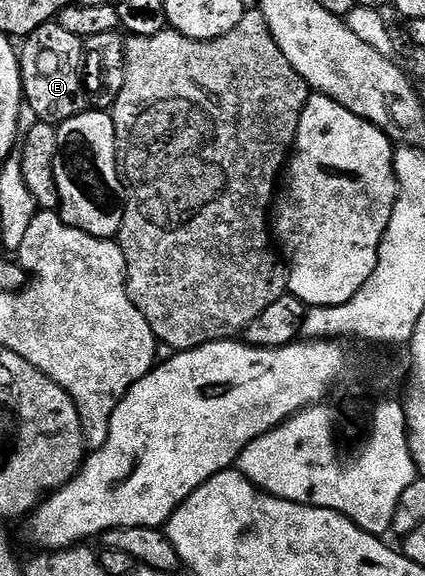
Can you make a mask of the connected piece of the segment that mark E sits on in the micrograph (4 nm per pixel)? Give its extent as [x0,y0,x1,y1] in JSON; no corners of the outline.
[19,22,88,126]

